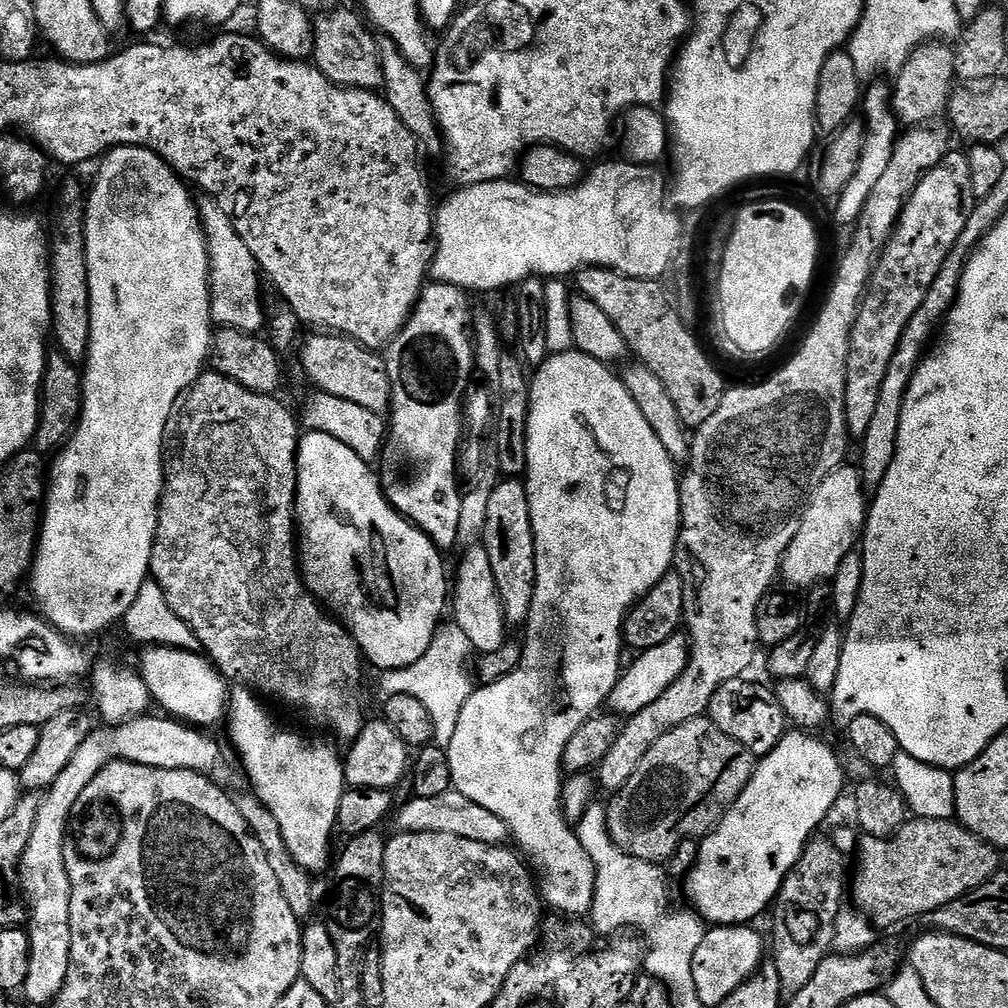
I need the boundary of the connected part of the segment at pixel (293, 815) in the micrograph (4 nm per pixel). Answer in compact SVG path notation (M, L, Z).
M236 686L231 689L226 725L232 735L232 744L244 763L244 772L252 782L251 789L255 796L270 810L270 814L274 814L274 818L278 818L278 826L282 826L282 838L286 838L286 846L290 846L290 854L294 854L298 866L302 866L309 874L327 873L334 856L332 831L335 833L338 828L338 802L342 802L346 787L341 753L336 753L330 745L320 740L307 740L288 728L279 728L275 718L260 703L261 697L250 688Z

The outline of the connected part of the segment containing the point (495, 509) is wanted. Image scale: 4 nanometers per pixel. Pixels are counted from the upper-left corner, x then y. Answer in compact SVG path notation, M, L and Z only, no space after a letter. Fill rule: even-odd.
M504 478L494 486L490 502L486 502L482 547L488 552L490 566L494 570L494 582L498 586L498 594L504 607L504 619L512 626L523 625L530 614L536 585L534 530L530 522L528 489L523 479Z

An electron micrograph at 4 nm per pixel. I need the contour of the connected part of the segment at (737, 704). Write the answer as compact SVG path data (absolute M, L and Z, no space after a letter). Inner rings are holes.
M741 678L723 684L714 694L706 715L709 720L714 722L714 726L718 726L718 730L722 730L722 734L730 734L730 738L742 742L742 746L752 749L752 755L759 758L770 754L770 750L774 750L774 746L778 746L778 742L786 731L786 717L775 691L771 687L755 684L754 681L748 679Z

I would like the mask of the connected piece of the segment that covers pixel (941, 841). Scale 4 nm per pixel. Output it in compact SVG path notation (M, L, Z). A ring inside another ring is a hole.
M912 818L892 836L861 835L860 853L856 856L856 873L850 876L850 900L877 929L892 928L915 916L927 917L942 906L962 898L1001 871L1001 853L981 836L966 830L955 819L929 820Z

